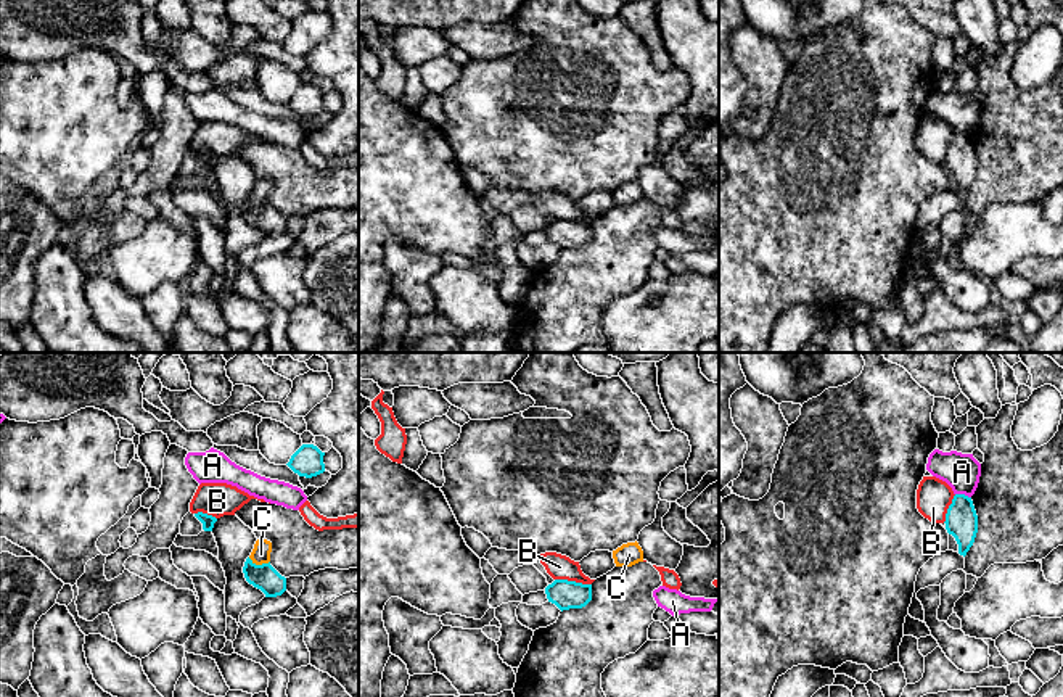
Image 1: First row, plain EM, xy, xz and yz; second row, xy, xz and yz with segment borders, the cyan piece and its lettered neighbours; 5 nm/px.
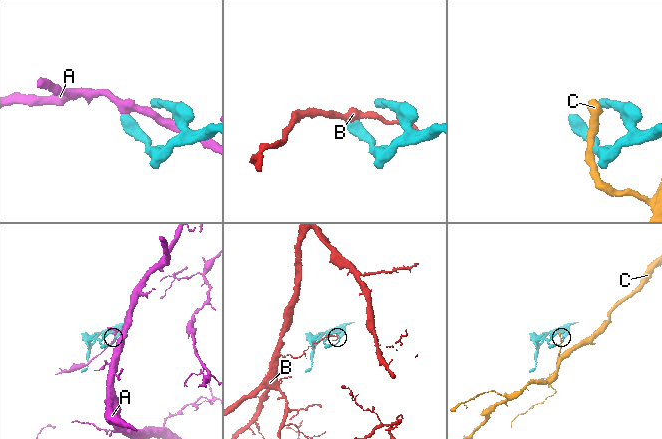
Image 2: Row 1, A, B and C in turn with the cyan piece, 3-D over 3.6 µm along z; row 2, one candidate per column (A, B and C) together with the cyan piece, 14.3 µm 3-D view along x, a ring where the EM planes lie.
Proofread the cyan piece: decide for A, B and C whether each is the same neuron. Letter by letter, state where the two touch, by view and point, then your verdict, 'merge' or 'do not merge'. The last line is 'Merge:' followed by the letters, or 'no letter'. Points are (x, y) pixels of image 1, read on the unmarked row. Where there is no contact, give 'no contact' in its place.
A: yz (964, 134) | do not merge
B: xz (573, 221) | do not merge
C: xy (259, 205) | do not merge
Merge: no letter

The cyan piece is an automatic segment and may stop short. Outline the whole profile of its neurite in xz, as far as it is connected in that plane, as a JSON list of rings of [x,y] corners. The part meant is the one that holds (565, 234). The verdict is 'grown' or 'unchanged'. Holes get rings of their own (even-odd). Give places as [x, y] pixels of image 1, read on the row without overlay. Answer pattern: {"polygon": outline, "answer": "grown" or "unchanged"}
{"polygon": [[[555,219],[545,227],[545,233],[548,241],[555,243],[561,251],[582,248],[592,240],[592,224]]], "answer": "unchanged"}

